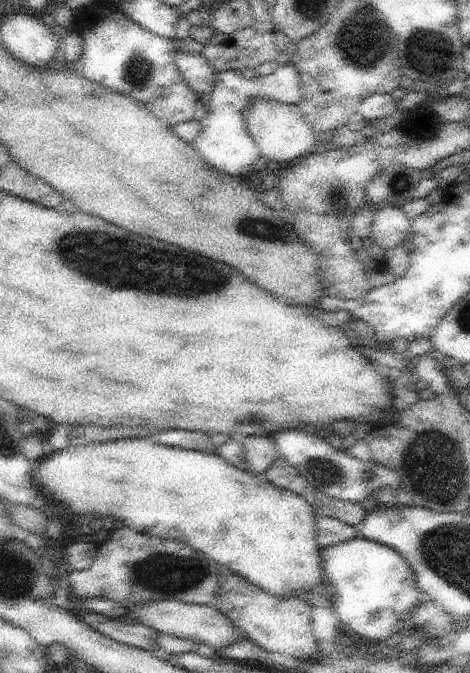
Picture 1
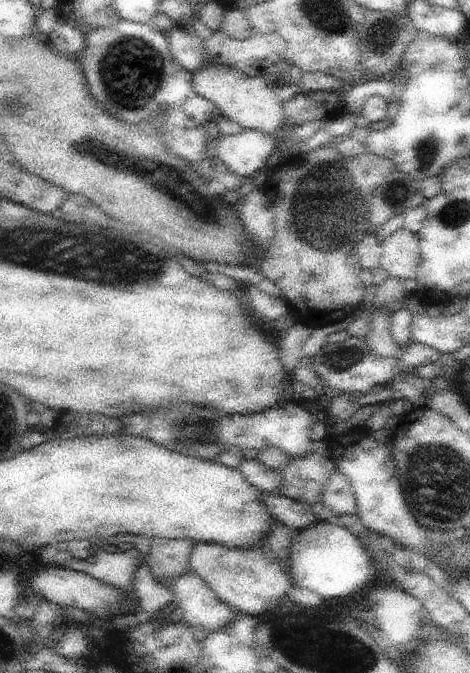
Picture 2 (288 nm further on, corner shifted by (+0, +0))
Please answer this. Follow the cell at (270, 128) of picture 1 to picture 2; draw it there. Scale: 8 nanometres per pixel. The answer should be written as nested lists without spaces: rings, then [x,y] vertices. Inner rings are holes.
[[[205,62],[197,72],[193,72],[193,90],[213,102],[221,116],[237,122],[241,130],[263,132],[265,136],[275,136],[285,130],[285,108],[279,94],[275,94],[261,76],[245,76],[237,68],[229,68],[225,64]]]

